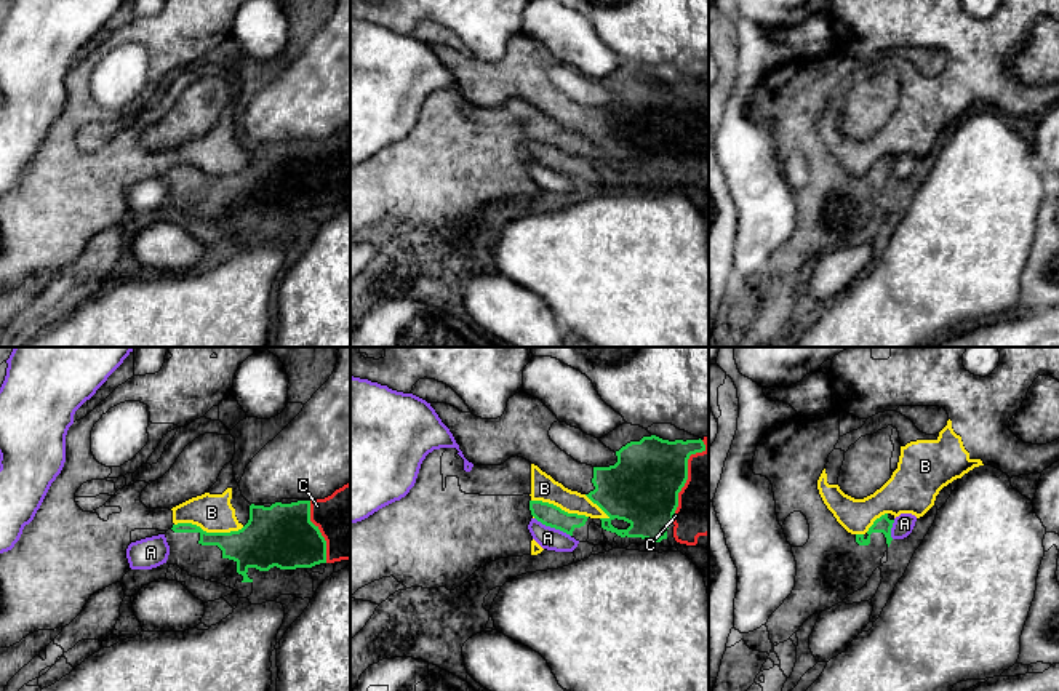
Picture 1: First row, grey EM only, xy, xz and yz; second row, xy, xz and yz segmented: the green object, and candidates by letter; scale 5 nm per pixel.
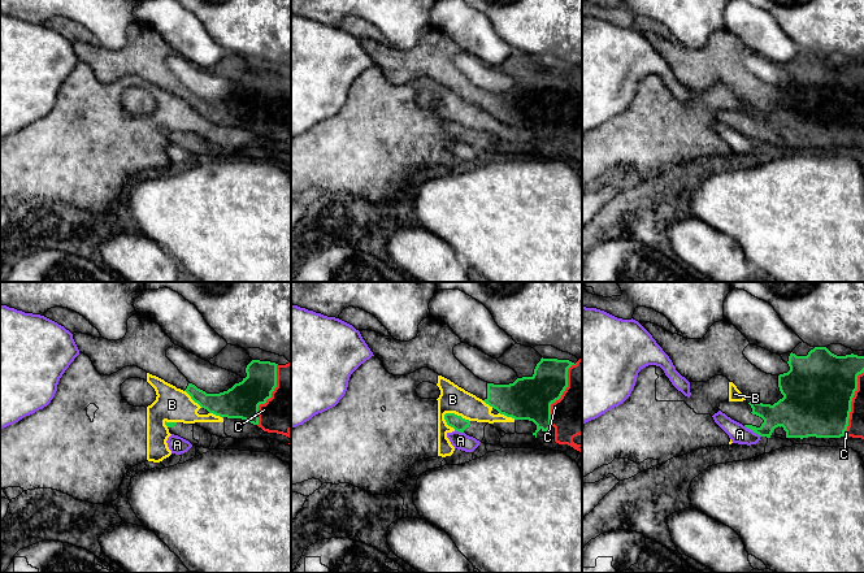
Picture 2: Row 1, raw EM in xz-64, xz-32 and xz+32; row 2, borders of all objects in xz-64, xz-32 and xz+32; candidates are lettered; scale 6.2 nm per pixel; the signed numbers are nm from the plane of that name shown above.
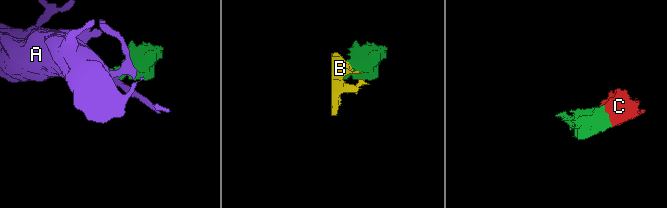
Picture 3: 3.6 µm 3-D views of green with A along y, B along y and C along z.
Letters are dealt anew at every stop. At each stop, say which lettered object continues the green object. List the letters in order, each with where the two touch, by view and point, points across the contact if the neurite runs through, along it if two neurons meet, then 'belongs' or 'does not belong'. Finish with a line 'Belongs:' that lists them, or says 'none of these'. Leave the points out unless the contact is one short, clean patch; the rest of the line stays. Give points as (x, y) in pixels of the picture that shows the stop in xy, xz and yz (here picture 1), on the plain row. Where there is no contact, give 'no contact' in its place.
A: meets green in xz at (552, 168); border along xz (535, 159), (570, 178); does not belong
B: meets green in xy at (210, 175); border along xy (175, 165), (195, 165), (207, 173), (237, 173), (243, 168); does not belong
C: meets green in xy at (319, 173); belongs
Belongs: C

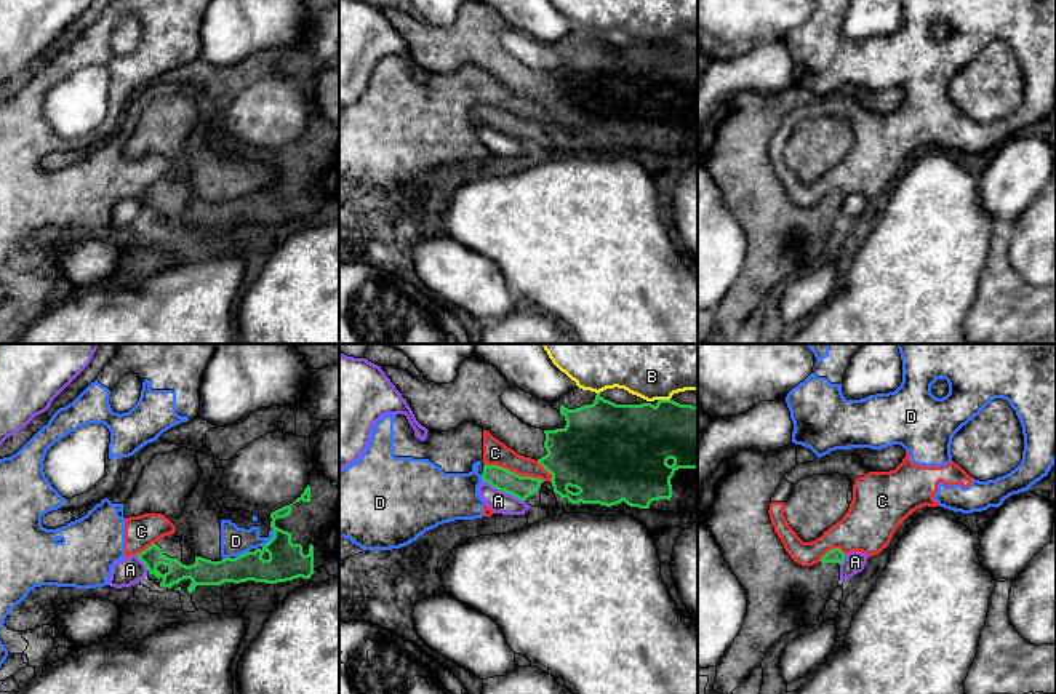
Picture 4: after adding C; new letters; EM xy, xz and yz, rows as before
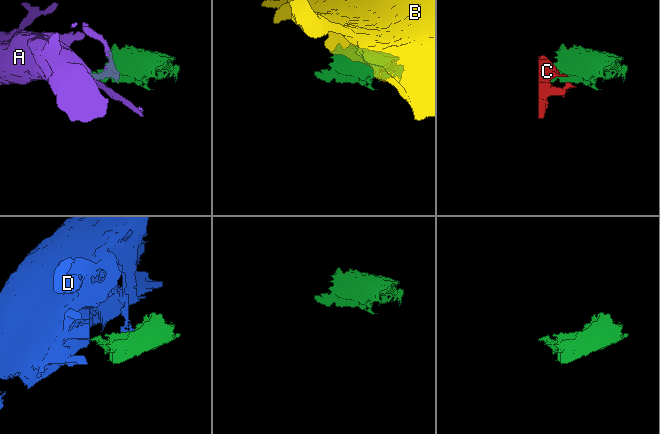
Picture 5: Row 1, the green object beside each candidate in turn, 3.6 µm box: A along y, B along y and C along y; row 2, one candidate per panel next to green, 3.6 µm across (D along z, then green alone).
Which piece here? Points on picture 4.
A: meets green in xz at (504, 133); border along xz (484, 122), (517, 138), (524, 144); does not belong
B: meets green in xz at (664, 42); does not belong
C: meets green in xz at (512, 114); border along xz (485, 104), (503, 107), (520, 117), (538, 119), (543, 123); does not belong
D: meets green in xy at (272, 179); border along xy (272, 170), (272, 178), (261, 187); does not belong
Belongs: none of these

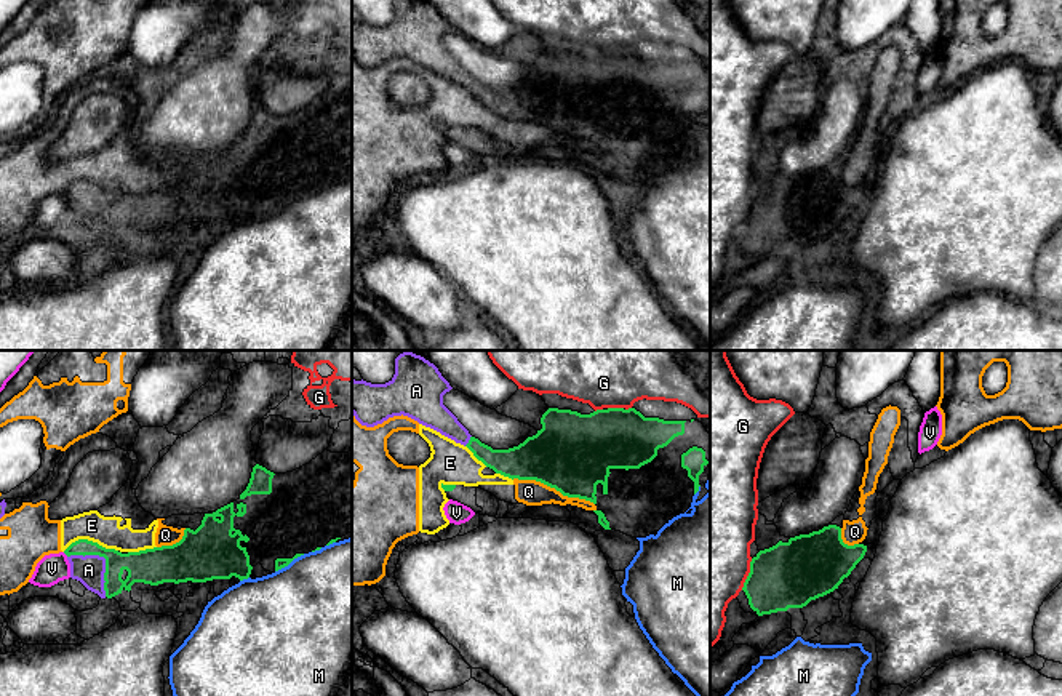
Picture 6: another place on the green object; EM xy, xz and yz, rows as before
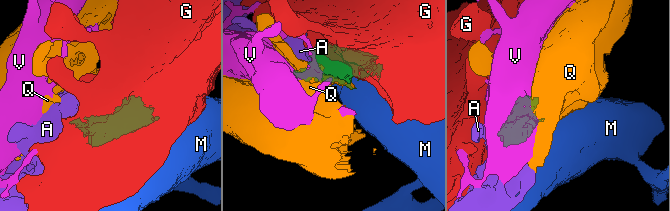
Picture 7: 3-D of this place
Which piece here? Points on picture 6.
A: meets green in xy at (104, 199); belongs
E: meets green in xy at (90, 183); border along xy (117, 191), (107, 191), (87, 181), (75, 181), (63, 192); does not belong
G: meets green in yz at (749, 216); does not belong
M: meets green in xy at (290, 204); does not belong
Q: meets green in xz at (554, 128); border along xz (512, 120), (534, 120), (563, 136), (584, 140), (594, 146); does not belong
V: meets green in xy at (66, 196); border along xy (63, 194), (67, 197); does not belong
Belongs: A

